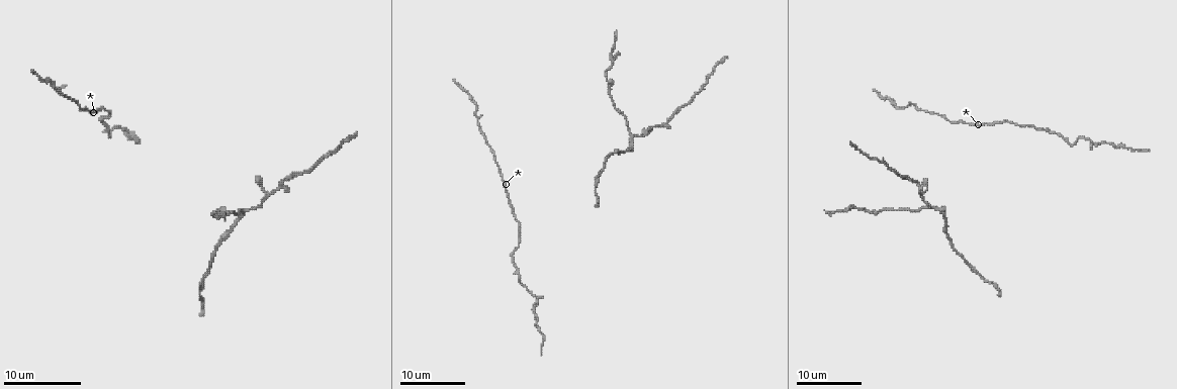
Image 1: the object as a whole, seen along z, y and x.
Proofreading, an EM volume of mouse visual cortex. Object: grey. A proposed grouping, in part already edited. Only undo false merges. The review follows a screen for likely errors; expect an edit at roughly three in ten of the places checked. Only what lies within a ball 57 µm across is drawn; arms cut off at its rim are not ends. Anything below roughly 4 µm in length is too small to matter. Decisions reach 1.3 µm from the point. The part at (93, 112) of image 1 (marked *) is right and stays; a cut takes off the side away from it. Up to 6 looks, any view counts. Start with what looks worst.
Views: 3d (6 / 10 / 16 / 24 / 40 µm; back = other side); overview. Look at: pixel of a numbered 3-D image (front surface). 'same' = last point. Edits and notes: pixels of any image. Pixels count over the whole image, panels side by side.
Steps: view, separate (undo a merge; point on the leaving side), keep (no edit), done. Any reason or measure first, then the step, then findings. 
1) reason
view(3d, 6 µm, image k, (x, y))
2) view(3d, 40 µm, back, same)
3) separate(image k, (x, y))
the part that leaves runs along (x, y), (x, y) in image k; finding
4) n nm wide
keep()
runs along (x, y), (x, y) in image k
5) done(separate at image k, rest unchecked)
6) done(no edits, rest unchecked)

three-way junction
view(3d, 16 µm, image 1, (632, 134))

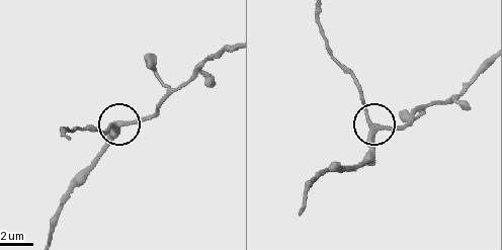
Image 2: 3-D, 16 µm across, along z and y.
view(3d, 6 µm, image 2, (376, 129))

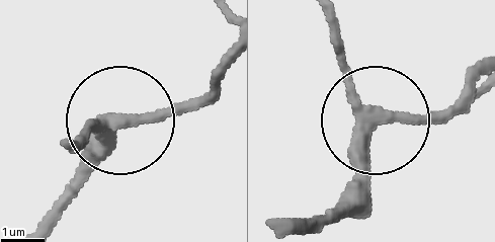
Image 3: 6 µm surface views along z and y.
keep()
one cell here

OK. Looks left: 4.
sudden change in width
view(3d, 24 µm, image 1, (871, 213))

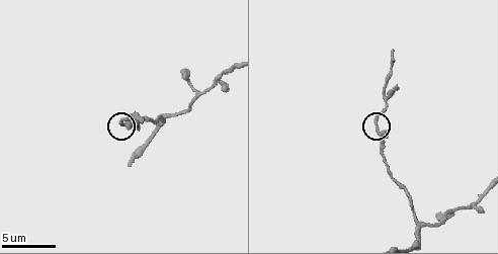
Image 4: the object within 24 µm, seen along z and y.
view(3d, 6 µm, image 4, (121, 123))

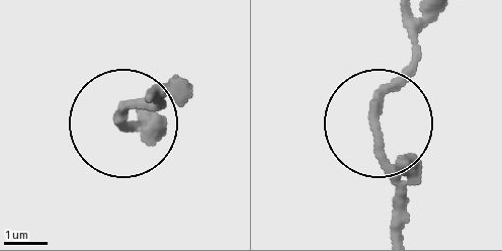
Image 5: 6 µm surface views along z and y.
keep()
continuous, no second cell

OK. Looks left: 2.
done(no edits, rest unchecked)

